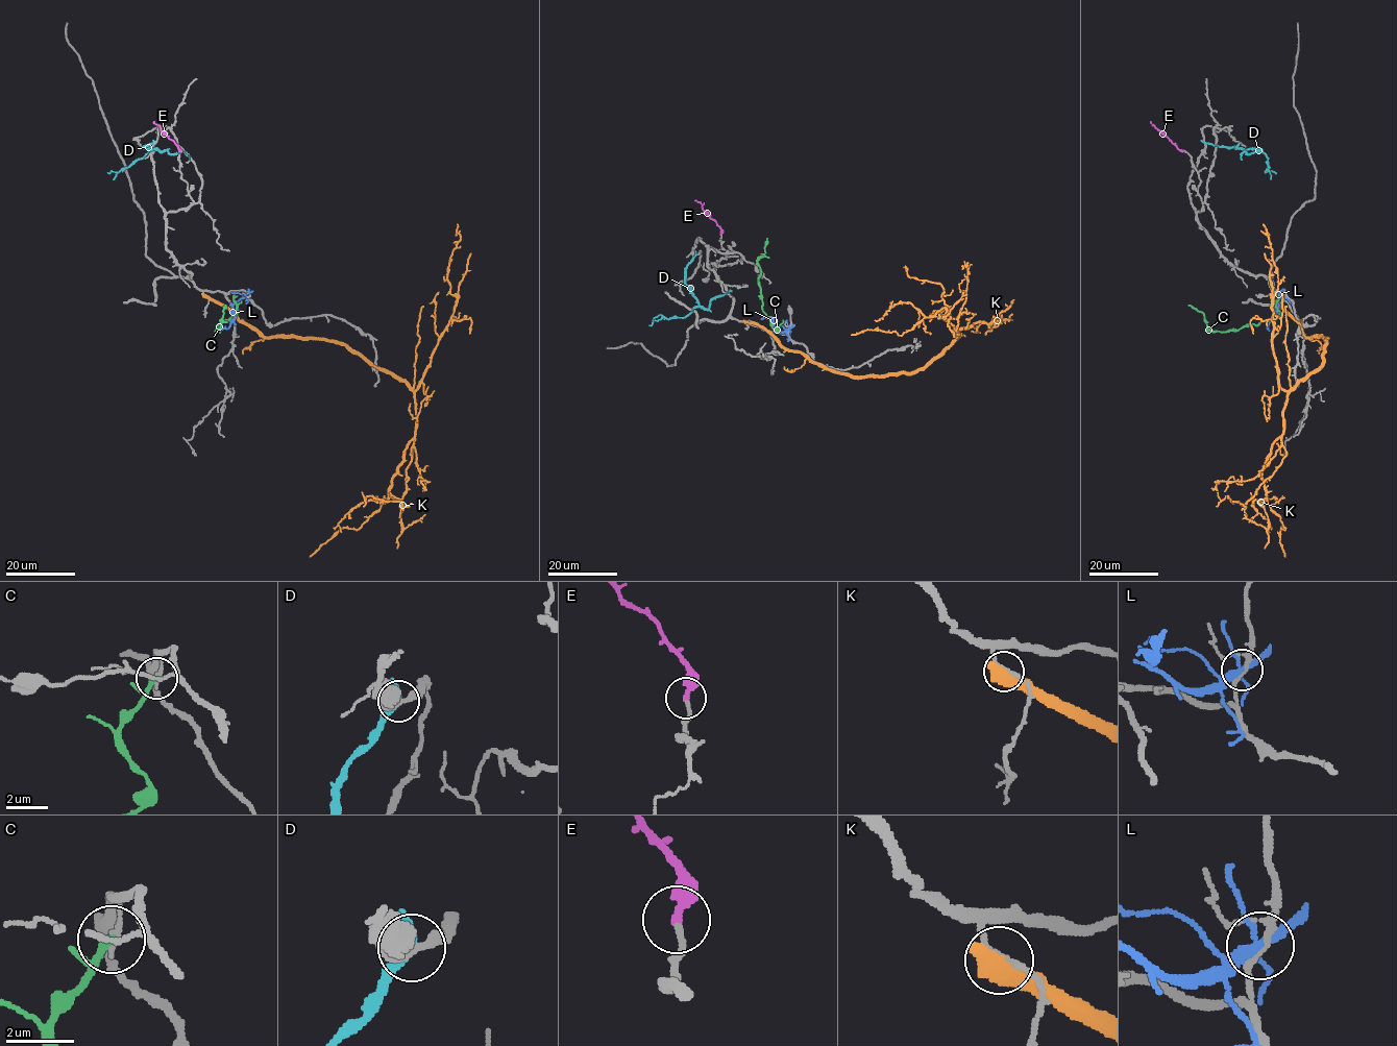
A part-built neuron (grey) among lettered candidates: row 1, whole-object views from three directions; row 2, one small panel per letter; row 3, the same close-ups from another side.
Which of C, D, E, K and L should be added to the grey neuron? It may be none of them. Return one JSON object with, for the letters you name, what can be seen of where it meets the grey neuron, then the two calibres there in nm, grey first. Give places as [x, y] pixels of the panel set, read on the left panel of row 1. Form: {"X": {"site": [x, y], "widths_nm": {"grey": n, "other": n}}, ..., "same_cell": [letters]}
{"E": {"site": [179, 151], "widths_nm": {"grey": 170, "other": 340}}, "same_cell": ["E"]}

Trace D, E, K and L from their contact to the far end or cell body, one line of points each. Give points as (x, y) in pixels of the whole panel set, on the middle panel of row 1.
D: (695, 254), (685, 269), (685, 284), (699, 305), (684, 318), (666, 318), (659, 314), (650, 324)
E: (720, 234), (716, 222), (695, 200)
K: (745, 321), (816, 364), (858, 376), (913, 373), (958, 334), (938, 312), (902, 335), (880, 330), (851, 335)
L: (789, 329), (779, 332), (770, 317), (761, 318)

